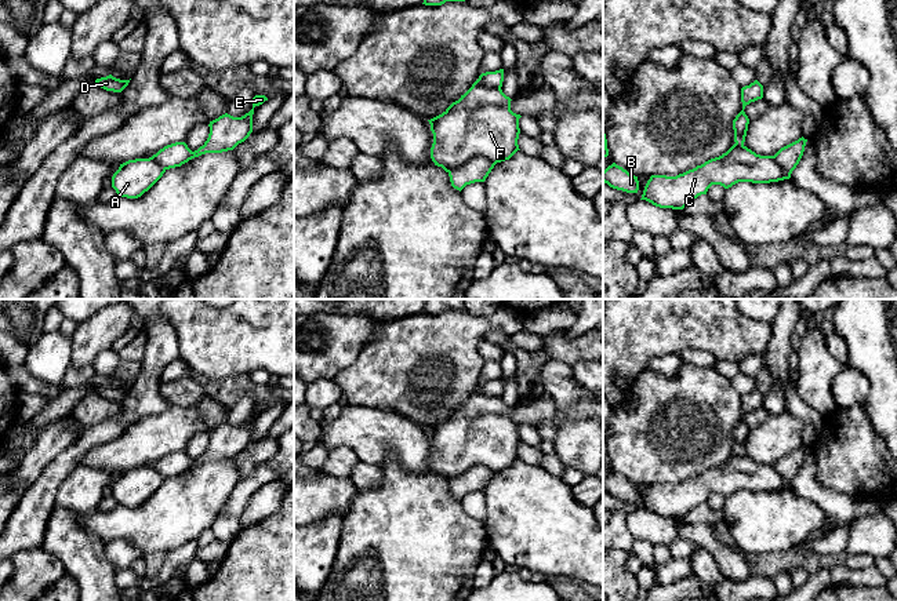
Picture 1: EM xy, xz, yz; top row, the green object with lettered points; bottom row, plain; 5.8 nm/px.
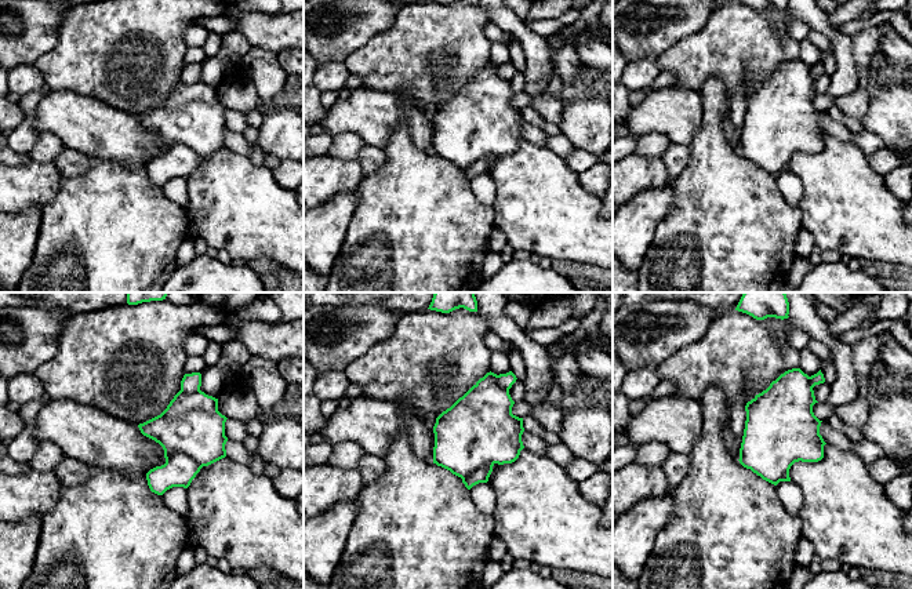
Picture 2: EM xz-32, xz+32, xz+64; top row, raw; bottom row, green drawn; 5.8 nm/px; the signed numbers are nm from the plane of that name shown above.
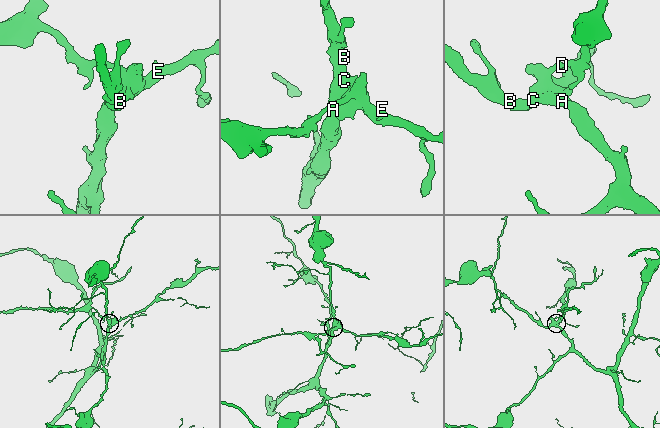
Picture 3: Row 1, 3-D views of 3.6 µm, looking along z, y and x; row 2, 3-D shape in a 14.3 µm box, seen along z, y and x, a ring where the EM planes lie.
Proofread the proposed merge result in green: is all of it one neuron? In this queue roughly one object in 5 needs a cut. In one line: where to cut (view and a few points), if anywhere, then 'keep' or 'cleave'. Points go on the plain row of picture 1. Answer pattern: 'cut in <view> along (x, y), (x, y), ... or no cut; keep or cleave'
cut in xz along (496, 472), (483, 465), (474, 465), (461, 474), (447, 480); cleave

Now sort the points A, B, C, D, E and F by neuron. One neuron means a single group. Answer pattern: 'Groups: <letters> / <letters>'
Groups: A B C E F / D

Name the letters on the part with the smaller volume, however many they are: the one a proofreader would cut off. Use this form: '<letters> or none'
D

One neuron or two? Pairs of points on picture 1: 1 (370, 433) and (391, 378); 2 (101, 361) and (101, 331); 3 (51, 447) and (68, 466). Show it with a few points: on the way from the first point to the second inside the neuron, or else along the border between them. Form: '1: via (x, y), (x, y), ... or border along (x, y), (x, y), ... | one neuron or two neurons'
1: border along (349, 403), (389, 410), (402, 414), (410, 421) | two neurons
2: border along (111, 348), (105, 348), (90, 364) | two neurons
3: border along (79, 436), (37, 479) | two neurons

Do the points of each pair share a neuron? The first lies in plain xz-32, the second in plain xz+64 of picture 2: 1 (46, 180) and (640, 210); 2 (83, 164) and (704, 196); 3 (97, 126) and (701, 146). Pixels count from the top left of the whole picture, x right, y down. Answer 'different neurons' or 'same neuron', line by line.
1: different neurons
2: different neurons
3: different neurons

